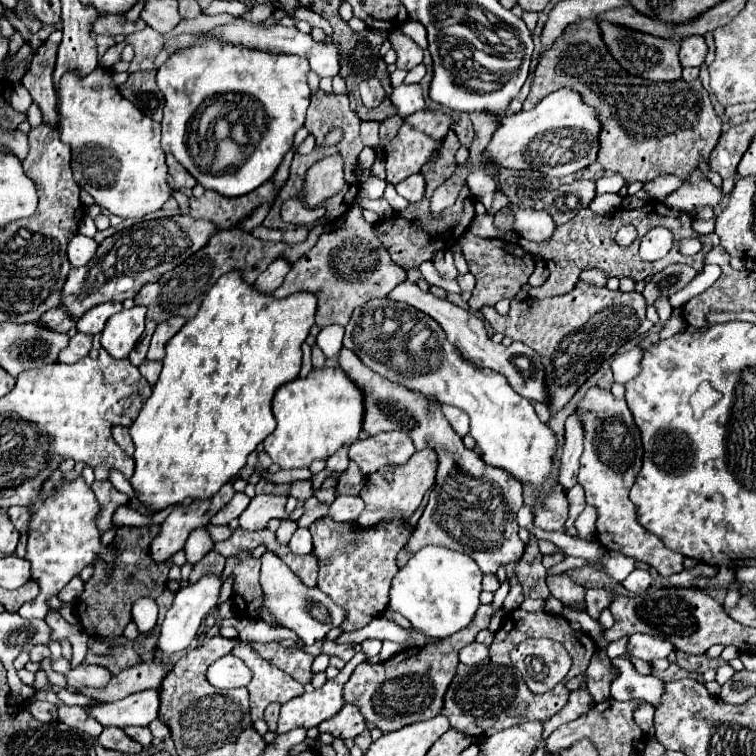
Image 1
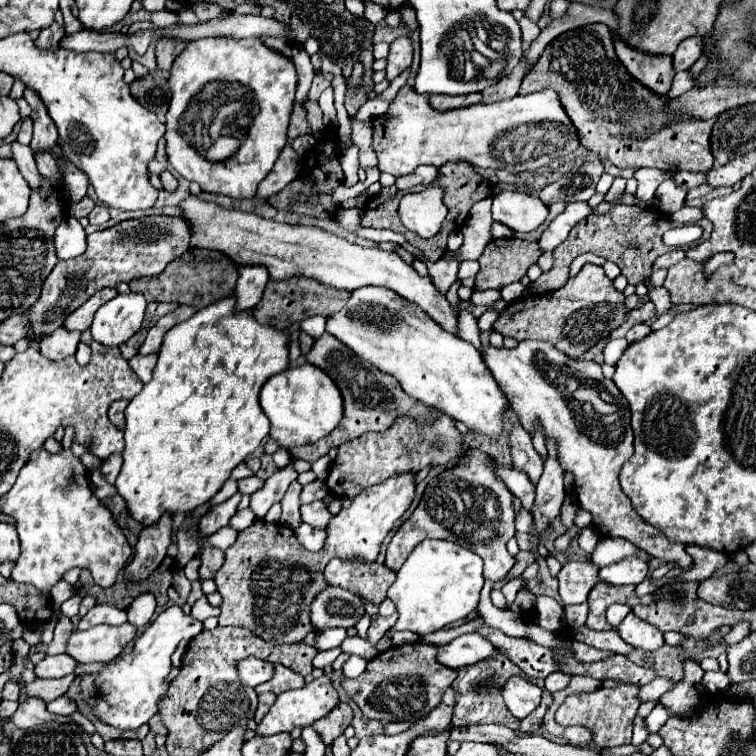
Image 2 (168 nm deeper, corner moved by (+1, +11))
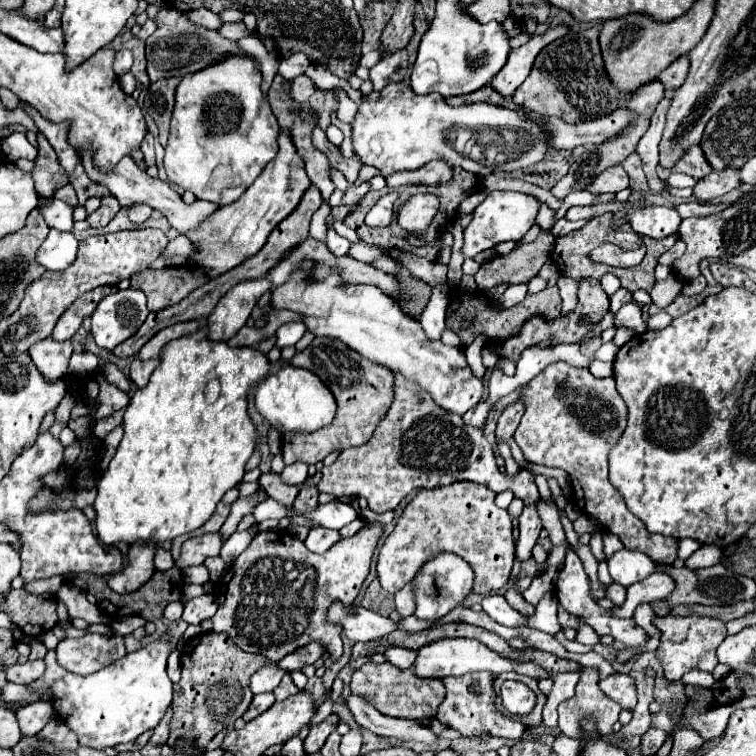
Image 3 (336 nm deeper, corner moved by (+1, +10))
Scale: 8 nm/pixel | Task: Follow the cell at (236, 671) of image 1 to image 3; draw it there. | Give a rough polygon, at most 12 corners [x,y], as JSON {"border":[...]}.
{"border":[[267,665],[249,679],[253,693],[273,691],[283,669]]}

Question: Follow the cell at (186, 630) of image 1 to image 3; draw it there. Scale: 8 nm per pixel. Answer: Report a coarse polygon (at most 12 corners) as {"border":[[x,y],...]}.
{"border":[[169,631],[51,703],[95,749],[157,727],[173,697]]}

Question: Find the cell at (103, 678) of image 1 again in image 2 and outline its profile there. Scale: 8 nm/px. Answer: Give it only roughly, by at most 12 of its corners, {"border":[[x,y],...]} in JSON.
{"border":[[67,654],[47,656],[35,664],[37,678],[61,678],[75,670]]}

